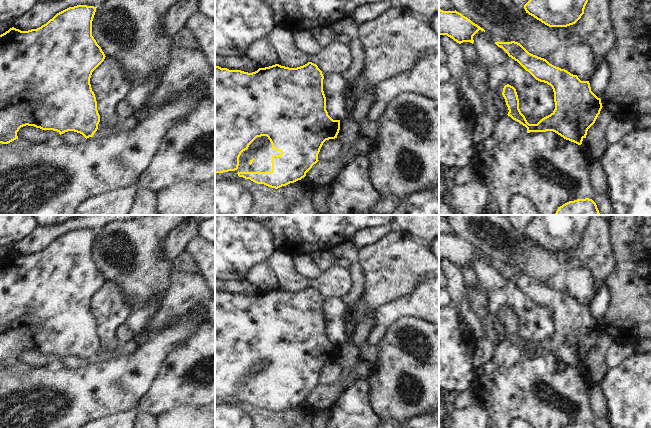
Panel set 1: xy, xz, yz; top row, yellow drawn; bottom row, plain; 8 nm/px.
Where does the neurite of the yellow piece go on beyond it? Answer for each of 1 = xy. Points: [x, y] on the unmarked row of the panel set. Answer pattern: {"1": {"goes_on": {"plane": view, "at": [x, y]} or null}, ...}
{"1": {"goes_on": null}}

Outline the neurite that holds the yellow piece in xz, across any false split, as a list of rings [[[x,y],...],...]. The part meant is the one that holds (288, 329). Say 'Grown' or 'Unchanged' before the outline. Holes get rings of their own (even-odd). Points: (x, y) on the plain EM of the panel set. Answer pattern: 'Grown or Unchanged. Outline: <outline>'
Unchanged. Outline: [[[312,286],[297,292],[275,288],[252,297],[215,290],[215,397],[237,394],[241,377],[257,361],[267,360],[273,375],[281,376],[280,379],[272,379],[272,395],[238,395],[238,400],[275,413],[304,402],[319,385],[318,378],[323,367],[337,362],[340,354],[340,344],[333,344],[326,334],[323,303],[322,295]]]

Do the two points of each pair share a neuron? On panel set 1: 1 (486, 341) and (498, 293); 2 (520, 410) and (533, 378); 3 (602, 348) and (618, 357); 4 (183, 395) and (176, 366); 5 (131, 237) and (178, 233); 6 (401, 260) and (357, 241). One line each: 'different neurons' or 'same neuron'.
1: different neurons
2: same neuron
3: different neurons
4: same neuron
5: different neurons
6: different neurons

